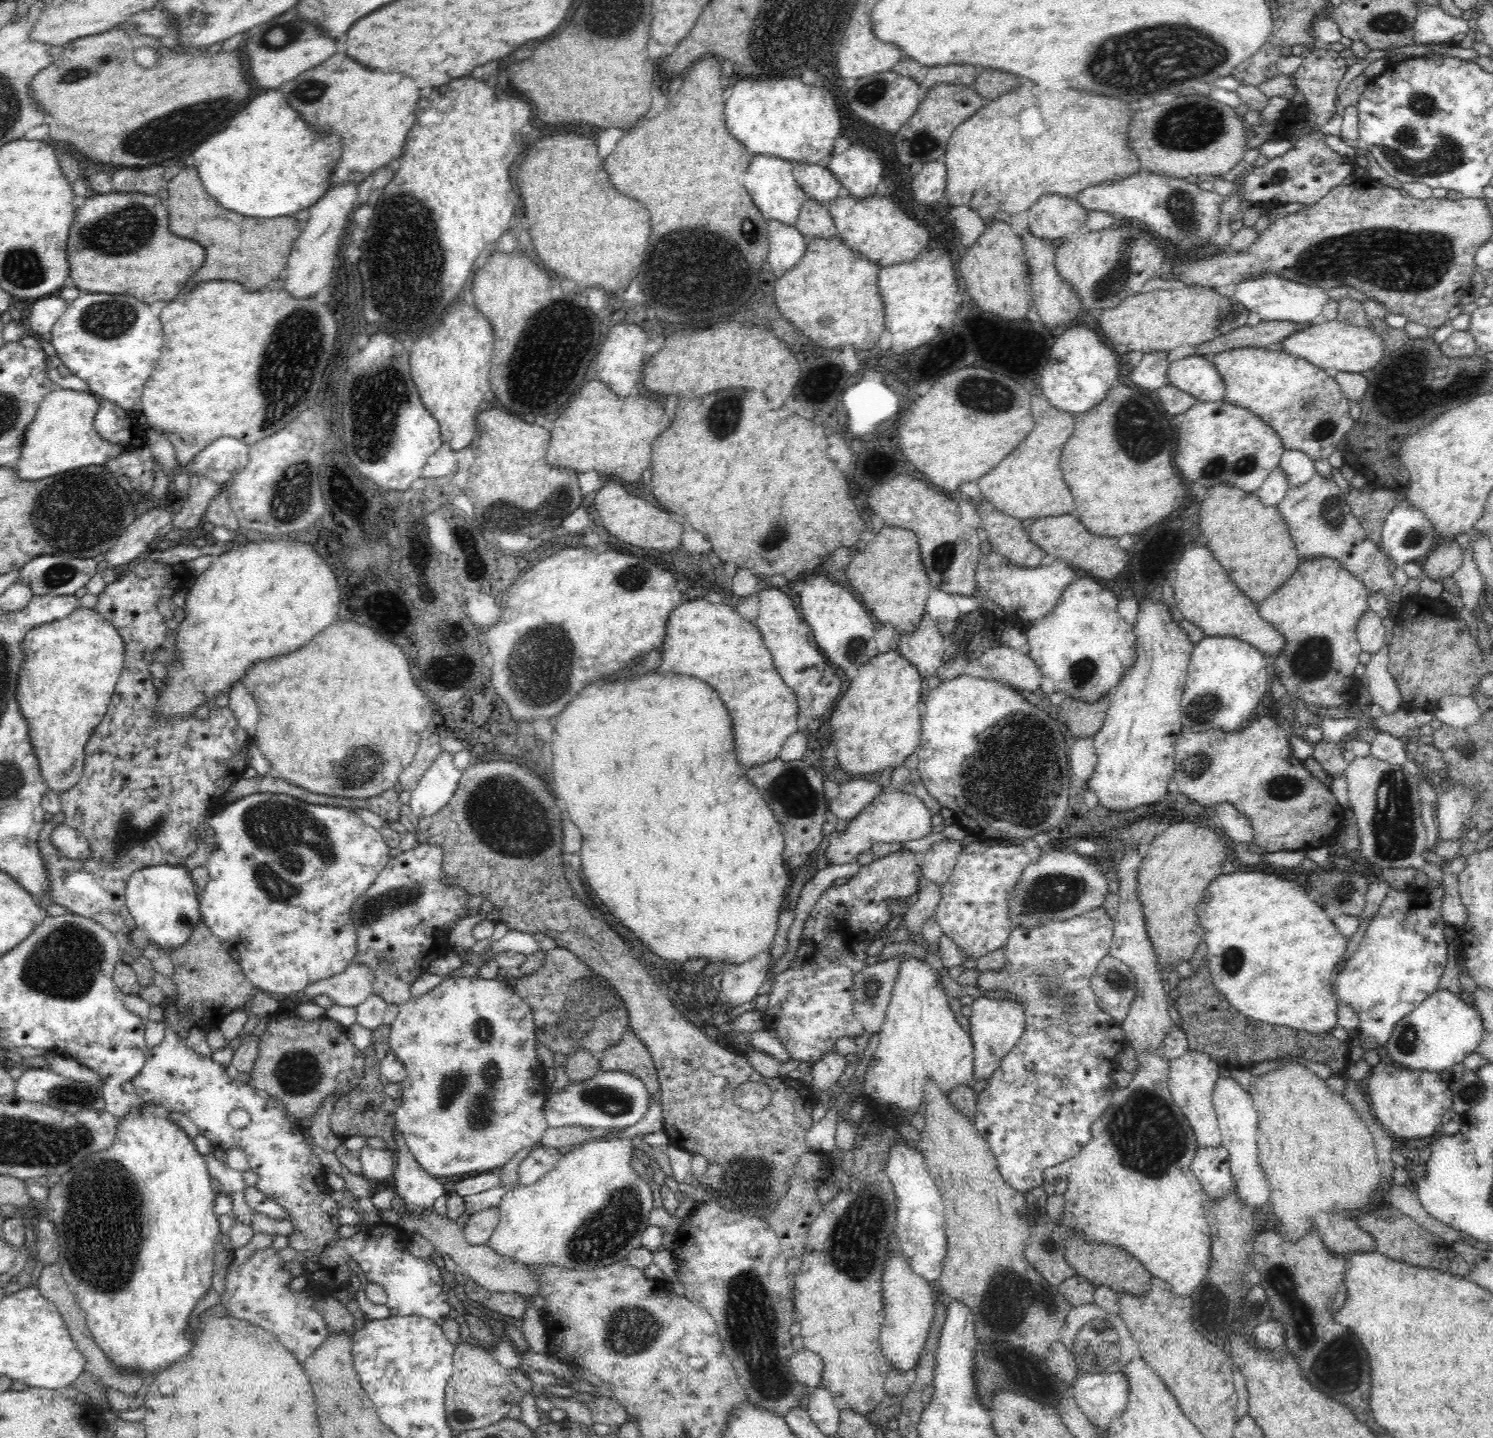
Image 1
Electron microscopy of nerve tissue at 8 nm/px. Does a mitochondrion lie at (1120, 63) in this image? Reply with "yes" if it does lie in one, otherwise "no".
yes

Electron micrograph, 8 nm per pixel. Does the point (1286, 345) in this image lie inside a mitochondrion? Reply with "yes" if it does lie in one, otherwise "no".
no

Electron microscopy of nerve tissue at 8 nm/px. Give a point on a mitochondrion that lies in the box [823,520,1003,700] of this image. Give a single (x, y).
(943, 556)

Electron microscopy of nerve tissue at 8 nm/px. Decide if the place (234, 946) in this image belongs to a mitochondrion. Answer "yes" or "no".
no

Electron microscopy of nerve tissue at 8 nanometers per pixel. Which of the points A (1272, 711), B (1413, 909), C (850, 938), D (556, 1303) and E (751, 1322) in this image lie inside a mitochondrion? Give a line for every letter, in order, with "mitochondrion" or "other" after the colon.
A: other
B: other
C: other
D: other
E: mitochondrion

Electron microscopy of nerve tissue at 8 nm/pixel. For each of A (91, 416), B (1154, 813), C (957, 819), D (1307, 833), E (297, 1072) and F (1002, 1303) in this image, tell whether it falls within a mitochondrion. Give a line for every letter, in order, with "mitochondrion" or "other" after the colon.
A: other
B: other
C: other
D: other
E: mitochondrion
F: mitochondrion

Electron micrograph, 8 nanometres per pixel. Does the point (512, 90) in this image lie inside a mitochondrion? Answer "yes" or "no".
no

